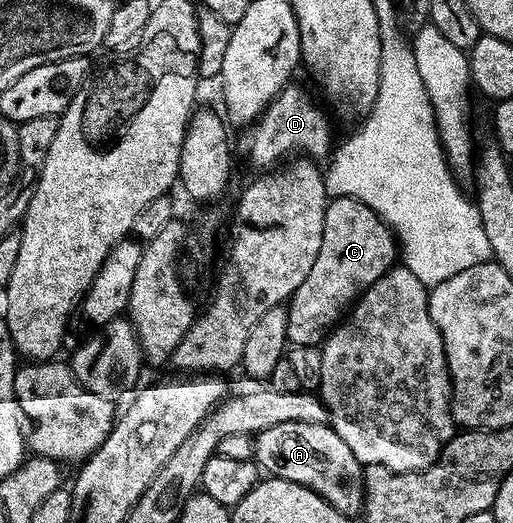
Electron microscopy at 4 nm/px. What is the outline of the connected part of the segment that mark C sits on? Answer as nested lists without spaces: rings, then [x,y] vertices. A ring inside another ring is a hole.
[[[334,196],[330,199],[325,217],[323,218],[323,243],[311,271],[307,278],[303,278],[299,290],[290,296],[287,301],[289,313],[287,314],[287,338],[290,345],[311,346],[320,345],[331,329],[342,319],[343,313],[356,301],[361,293],[369,289],[372,284],[379,282],[385,272],[395,267],[399,260],[399,245],[392,228],[384,224],[363,202],[350,196]]]

